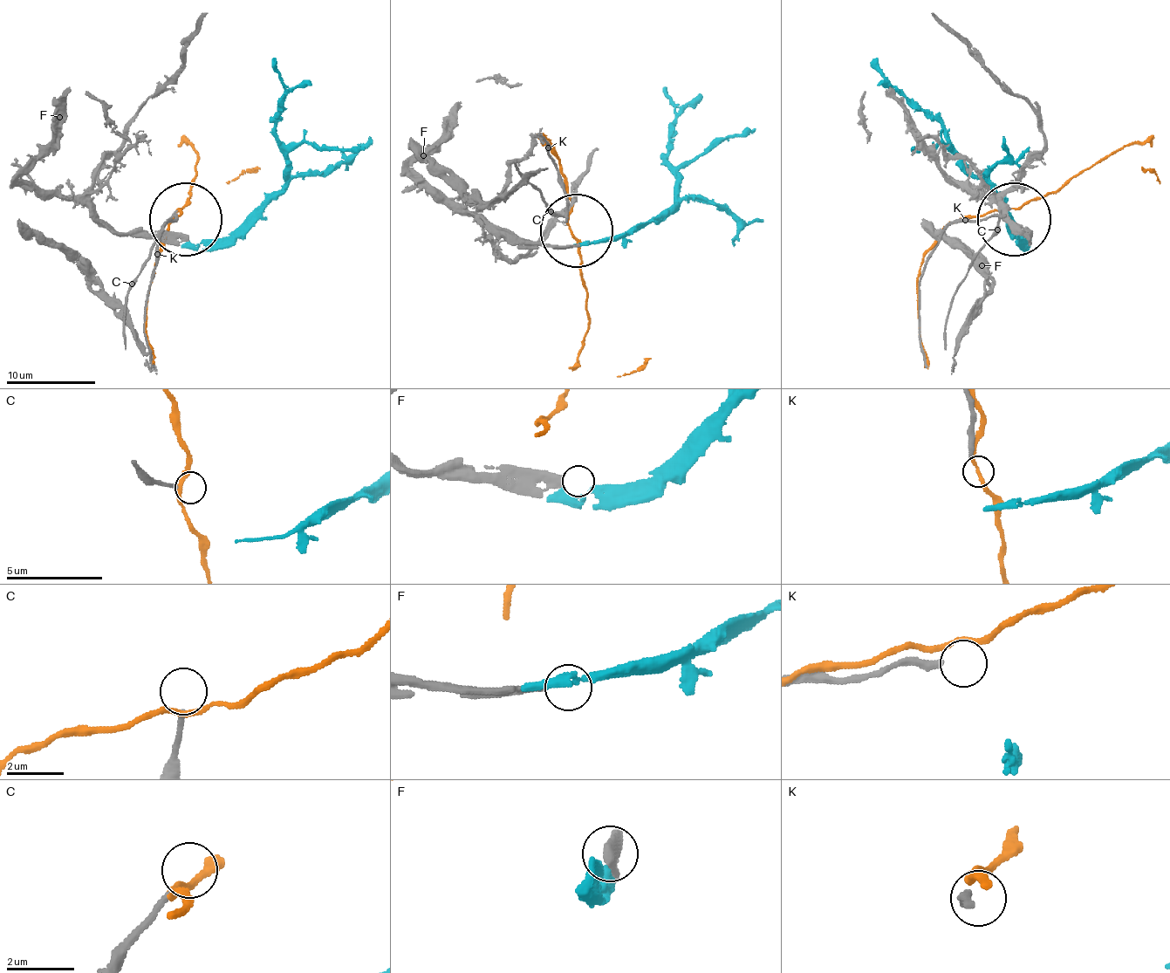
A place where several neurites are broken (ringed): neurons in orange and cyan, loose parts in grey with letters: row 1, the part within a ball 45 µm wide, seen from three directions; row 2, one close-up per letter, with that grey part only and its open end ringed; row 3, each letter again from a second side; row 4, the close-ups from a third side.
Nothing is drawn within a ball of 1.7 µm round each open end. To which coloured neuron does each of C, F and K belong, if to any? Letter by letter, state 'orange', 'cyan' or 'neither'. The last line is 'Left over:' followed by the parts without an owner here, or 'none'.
C: neither
F: cyan
K: neither
Left over: C, K

